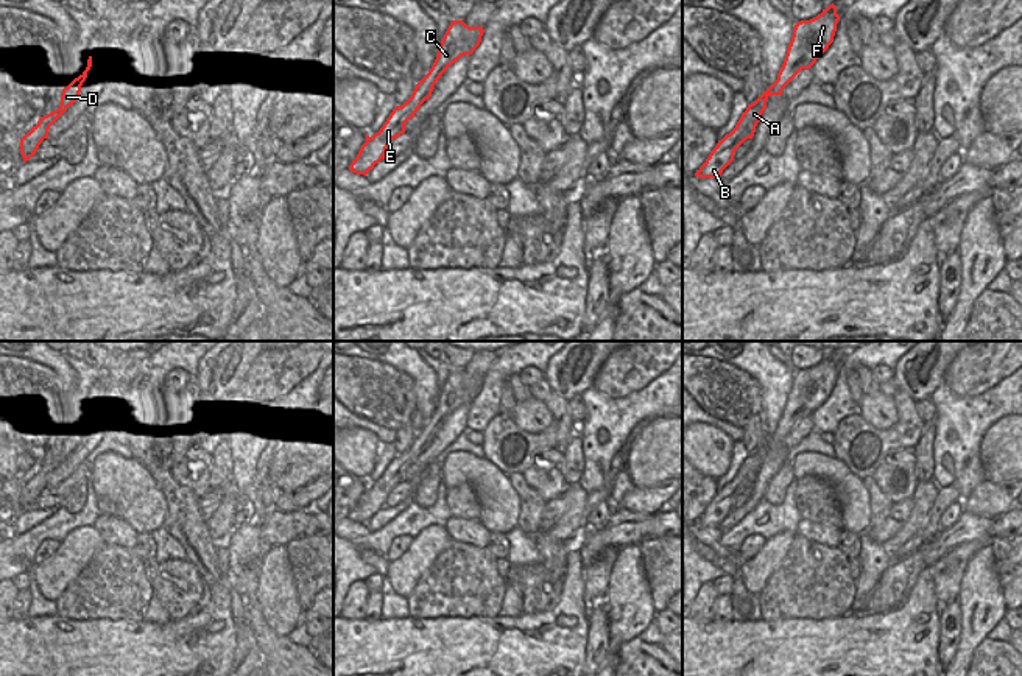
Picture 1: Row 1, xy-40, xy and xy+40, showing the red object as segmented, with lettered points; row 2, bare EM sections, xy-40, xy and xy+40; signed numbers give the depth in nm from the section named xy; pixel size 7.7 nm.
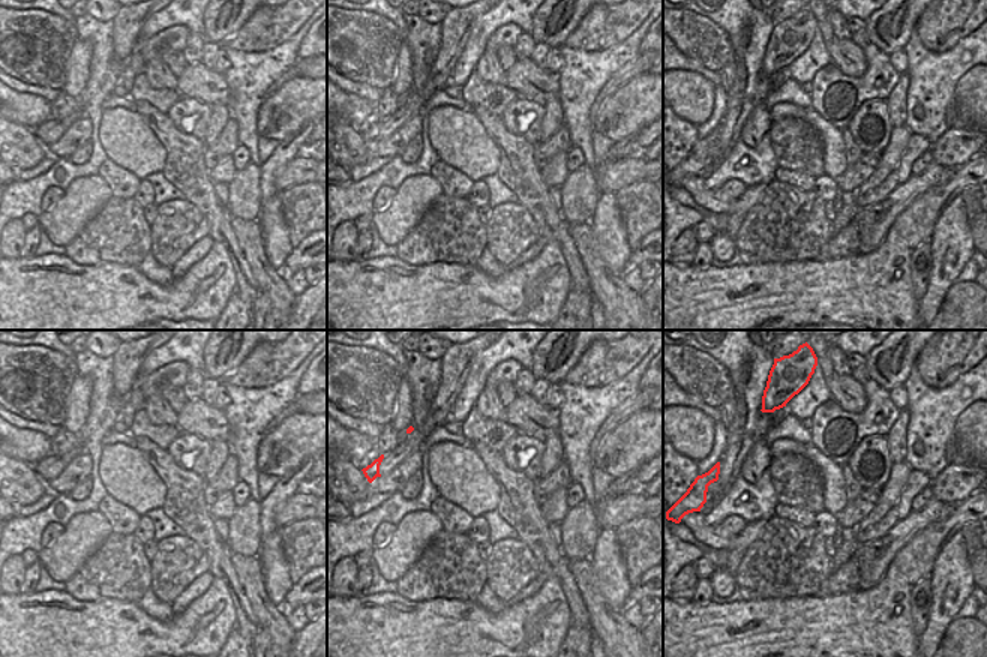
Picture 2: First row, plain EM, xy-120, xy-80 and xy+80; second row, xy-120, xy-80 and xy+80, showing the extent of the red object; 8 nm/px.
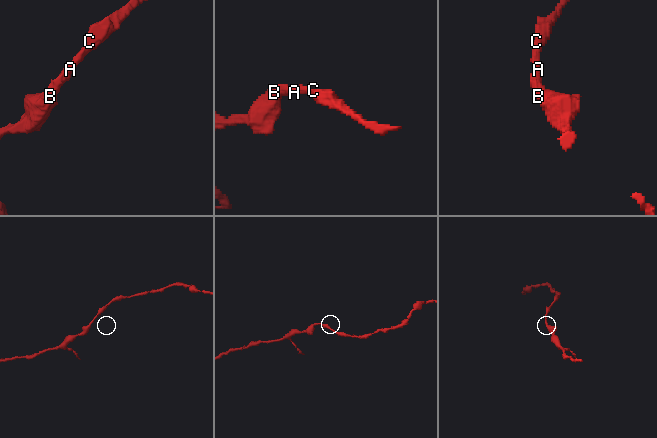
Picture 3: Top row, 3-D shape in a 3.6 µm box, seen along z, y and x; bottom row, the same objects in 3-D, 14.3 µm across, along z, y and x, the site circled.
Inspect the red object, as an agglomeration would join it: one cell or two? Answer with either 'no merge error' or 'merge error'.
no merge error

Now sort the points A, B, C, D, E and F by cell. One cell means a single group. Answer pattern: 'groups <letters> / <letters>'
groups A B C D E F

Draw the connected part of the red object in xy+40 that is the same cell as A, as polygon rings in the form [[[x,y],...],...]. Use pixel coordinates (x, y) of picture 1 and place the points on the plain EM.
[[[832,352],[810,369],[796,371],[777,428],[742,463],[735,477],[718,489],[706,511],[695,522],[698,526],[720,526],[734,509],[735,498],[752,488],[770,444],[782,444],[784,436],[802,419],[810,417],[833,391],[840,364]]]

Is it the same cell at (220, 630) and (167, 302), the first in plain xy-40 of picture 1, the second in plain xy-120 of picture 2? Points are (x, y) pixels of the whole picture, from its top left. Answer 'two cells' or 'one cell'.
one cell

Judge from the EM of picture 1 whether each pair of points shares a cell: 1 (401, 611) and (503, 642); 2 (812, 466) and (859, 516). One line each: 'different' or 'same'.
1: different
2: same

